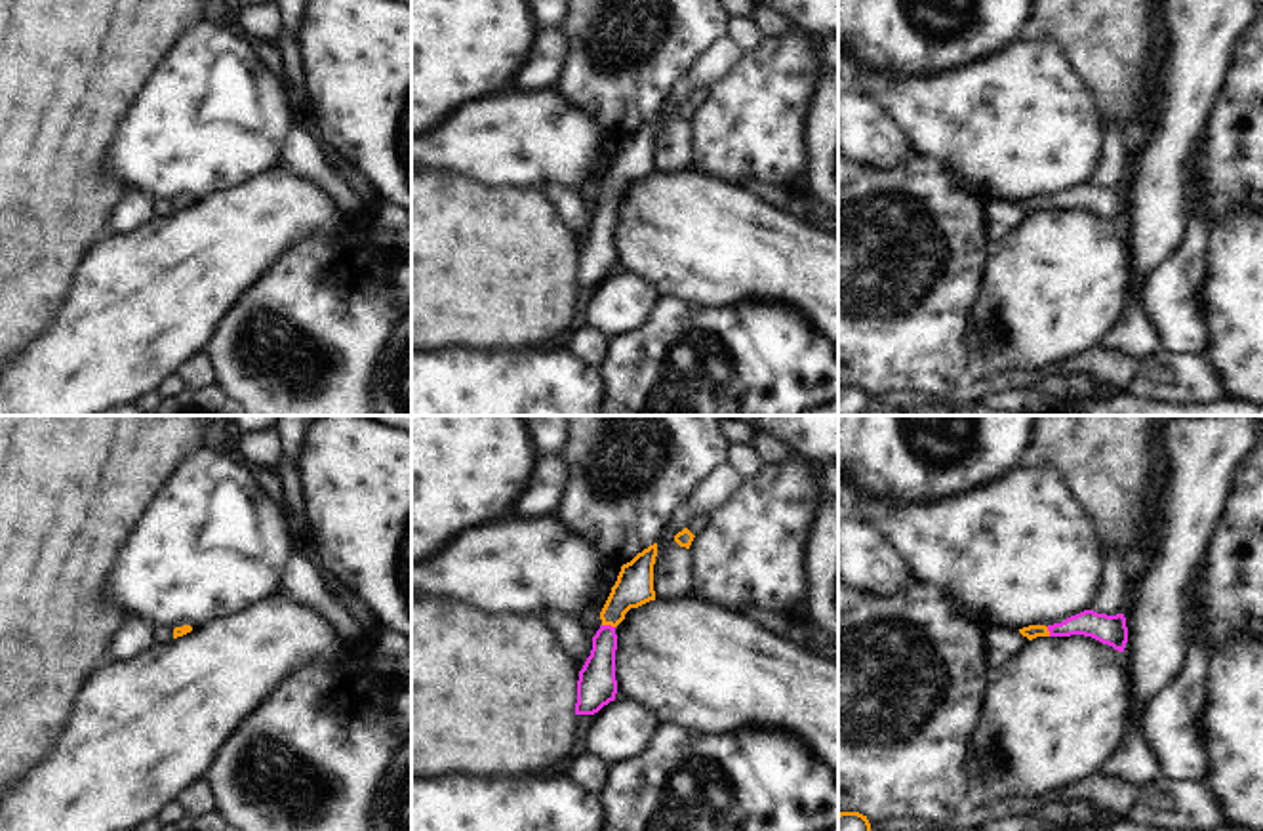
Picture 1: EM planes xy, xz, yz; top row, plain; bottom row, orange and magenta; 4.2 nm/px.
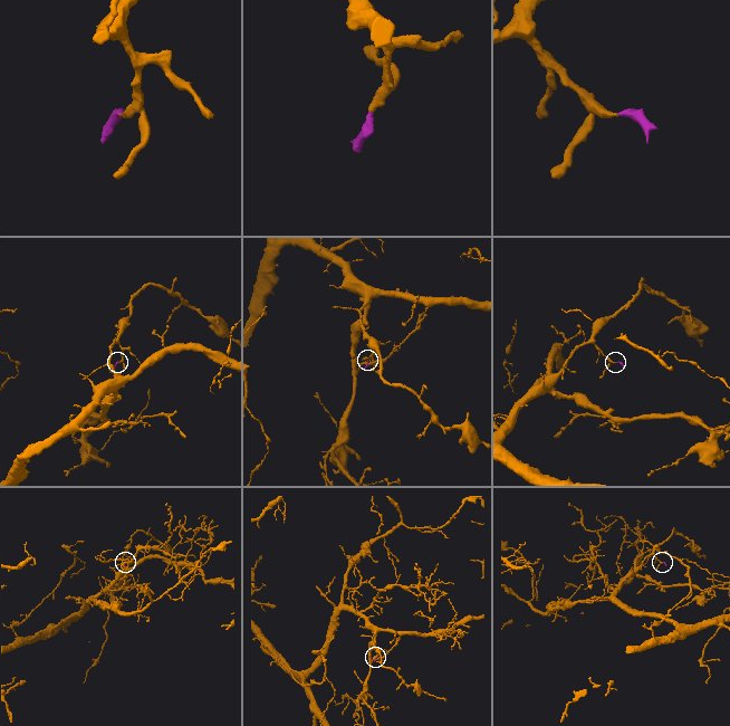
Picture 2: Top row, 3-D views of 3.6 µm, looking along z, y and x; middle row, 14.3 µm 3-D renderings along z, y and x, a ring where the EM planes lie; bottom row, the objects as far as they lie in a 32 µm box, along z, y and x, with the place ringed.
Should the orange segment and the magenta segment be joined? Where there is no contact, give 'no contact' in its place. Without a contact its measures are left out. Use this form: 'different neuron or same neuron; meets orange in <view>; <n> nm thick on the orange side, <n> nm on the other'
same neuron; meets orange in xz; 160 nm thick on the orange side, 160 nm on the other

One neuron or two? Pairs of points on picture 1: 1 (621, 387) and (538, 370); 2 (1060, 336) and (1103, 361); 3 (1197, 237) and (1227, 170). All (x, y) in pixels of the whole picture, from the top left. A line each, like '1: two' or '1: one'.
1: two
2: two
3: two

